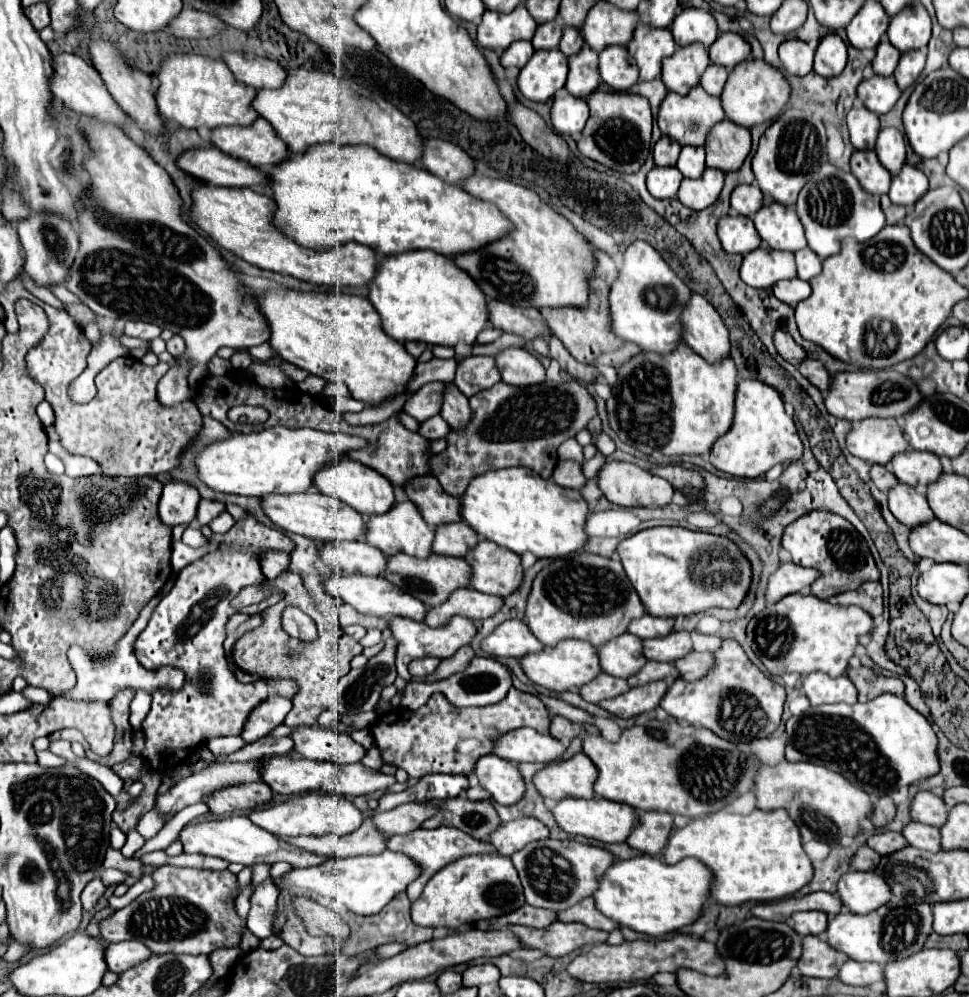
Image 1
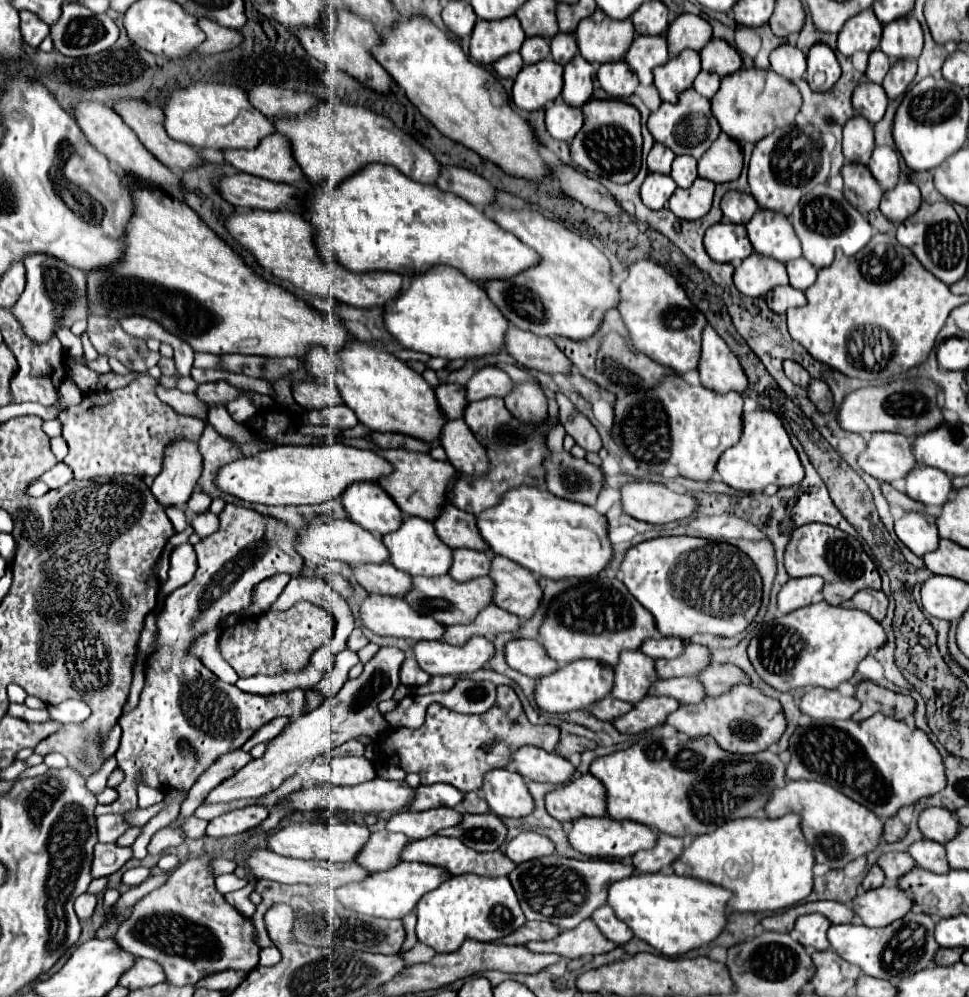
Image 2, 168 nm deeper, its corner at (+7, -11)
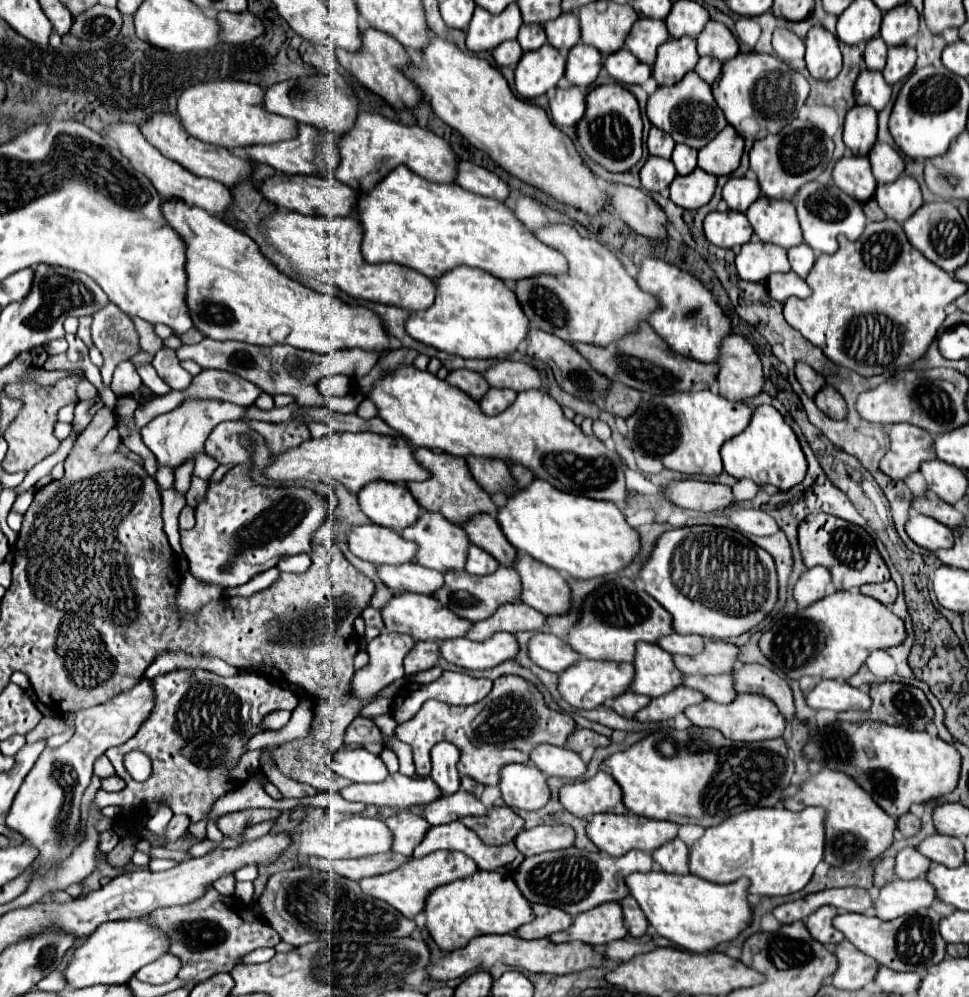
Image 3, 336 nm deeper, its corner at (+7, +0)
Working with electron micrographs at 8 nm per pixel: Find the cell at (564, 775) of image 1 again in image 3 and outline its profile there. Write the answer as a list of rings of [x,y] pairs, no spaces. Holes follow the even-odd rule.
[[[599,770],[589,780],[565,784],[559,790],[559,802],[577,818],[589,818],[597,812],[627,812],[621,804],[621,788],[617,788],[617,782],[605,770]]]

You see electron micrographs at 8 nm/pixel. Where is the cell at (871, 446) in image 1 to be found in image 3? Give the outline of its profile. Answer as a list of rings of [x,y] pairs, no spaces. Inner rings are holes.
[[[891,424],[887,428],[891,448],[879,462],[879,470],[893,480],[903,480],[907,474],[917,472],[919,464],[935,458],[933,438],[923,428],[911,424]]]

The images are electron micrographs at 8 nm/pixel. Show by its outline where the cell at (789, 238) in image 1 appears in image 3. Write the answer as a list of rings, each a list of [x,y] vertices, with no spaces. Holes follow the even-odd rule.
[[[761,196],[749,206],[745,214],[761,242],[777,244],[785,250],[803,242],[801,228],[797,224],[797,214],[791,202],[769,200]]]

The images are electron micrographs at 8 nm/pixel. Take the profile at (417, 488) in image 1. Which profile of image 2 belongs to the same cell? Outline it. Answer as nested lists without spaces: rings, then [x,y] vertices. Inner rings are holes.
[[[445,505],[439,519],[433,523],[437,529],[437,535],[441,537],[441,541],[445,541],[449,547],[453,549],[475,549],[475,551],[485,551],[489,553],[489,549],[485,547],[485,543],[481,543],[481,535],[477,535],[477,517],[473,513],[465,513],[461,509],[457,509],[455,505]]]

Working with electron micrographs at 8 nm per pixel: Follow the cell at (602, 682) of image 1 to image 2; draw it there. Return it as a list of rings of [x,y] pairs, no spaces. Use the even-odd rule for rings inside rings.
[[[609,695],[609,697],[605,697],[603,701],[595,703],[595,707],[593,707],[593,715],[595,715],[597,719],[601,719],[601,721],[611,721],[611,719],[617,719],[619,715],[629,713],[631,709],[633,709],[631,703],[619,701],[619,699],[615,699],[615,697]]]

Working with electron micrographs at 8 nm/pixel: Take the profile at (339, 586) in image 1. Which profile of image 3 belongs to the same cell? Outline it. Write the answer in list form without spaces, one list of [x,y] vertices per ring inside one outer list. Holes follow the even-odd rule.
[[[413,592],[393,594],[391,600],[387,600],[387,604],[381,608],[381,616],[383,616],[383,624],[389,632],[409,634],[415,640],[435,640],[435,642],[465,636],[465,632],[469,630],[469,624],[471,624],[469,620],[459,618],[457,614],[449,612],[449,608],[445,608],[443,604],[437,604],[437,600],[433,600],[433,596],[413,594]]]

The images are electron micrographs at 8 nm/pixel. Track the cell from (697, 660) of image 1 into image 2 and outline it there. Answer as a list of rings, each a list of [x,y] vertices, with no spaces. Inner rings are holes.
[[[709,665],[701,675],[701,683],[705,685],[705,691],[709,697],[723,695],[725,691],[733,689],[737,683],[751,683],[751,679],[745,675],[743,669],[735,665]]]

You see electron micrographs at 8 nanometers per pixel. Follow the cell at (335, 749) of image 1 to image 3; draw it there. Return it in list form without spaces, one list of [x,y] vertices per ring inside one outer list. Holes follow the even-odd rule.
[[[365,748],[339,750],[333,754],[329,766],[351,782],[381,782],[389,774],[383,760]]]

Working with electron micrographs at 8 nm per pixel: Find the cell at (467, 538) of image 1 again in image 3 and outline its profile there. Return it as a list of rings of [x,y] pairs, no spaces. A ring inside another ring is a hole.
[[[469,546],[469,552],[467,552],[467,562],[465,562],[465,570],[469,574],[475,574],[475,576],[487,576],[491,572],[495,572],[499,566],[499,562],[487,554],[485,550],[481,550],[479,546]]]

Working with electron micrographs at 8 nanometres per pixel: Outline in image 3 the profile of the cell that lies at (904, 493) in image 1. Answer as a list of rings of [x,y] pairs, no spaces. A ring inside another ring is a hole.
[[[911,512],[909,520],[905,522],[905,532],[909,534],[909,538],[929,550],[935,552],[937,548],[949,548],[953,546],[953,536],[951,536],[951,528],[917,512]]]

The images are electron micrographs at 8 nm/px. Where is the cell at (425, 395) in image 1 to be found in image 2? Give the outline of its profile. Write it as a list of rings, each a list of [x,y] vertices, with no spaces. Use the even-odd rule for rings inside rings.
[[[441,383],[435,389],[437,401],[445,413],[447,419],[461,419],[467,407],[465,399],[465,387],[463,385],[453,385],[453,383]]]

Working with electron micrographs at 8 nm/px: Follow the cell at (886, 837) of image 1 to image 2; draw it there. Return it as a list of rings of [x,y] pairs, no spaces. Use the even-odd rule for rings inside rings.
[[[885,853],[879,857],[879,867],[885,871],[889,881],[897,883],[897,879],[901,875],[905,875],[907,871],[911,871],[917,865],[909,853]]]

